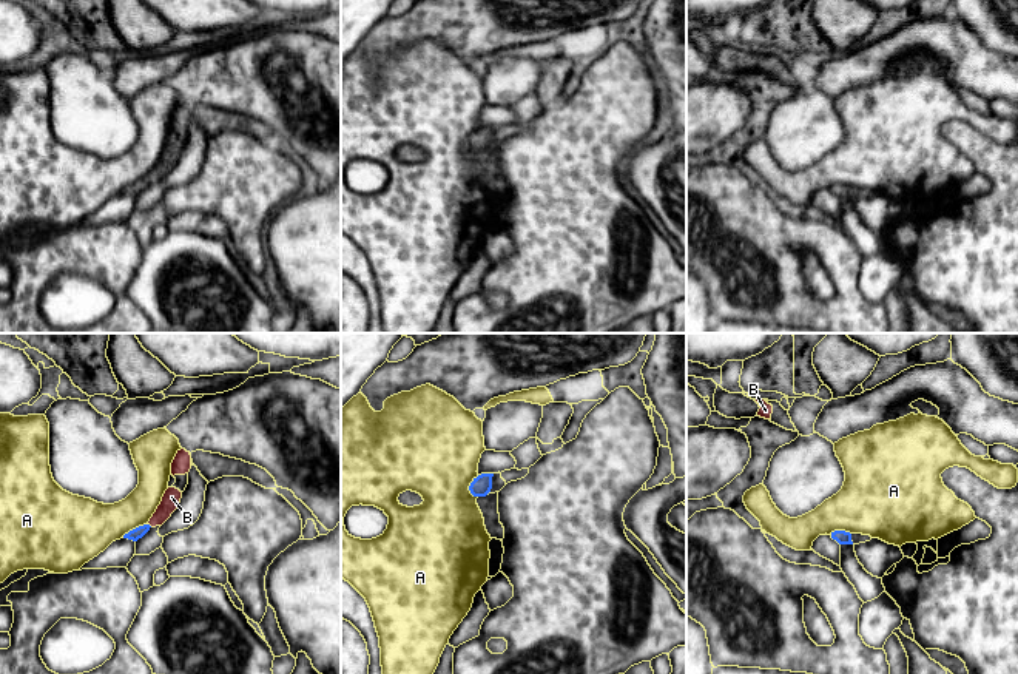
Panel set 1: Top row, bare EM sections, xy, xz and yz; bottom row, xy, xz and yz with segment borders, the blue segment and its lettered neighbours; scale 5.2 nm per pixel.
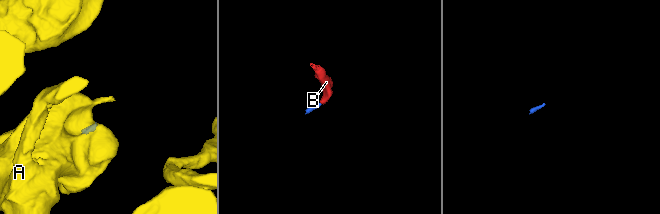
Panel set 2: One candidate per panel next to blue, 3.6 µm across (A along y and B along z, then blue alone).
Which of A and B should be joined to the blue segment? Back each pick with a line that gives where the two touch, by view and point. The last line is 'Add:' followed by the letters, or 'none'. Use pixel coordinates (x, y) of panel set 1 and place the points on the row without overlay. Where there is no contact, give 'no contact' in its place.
B: no contact
Add: B

